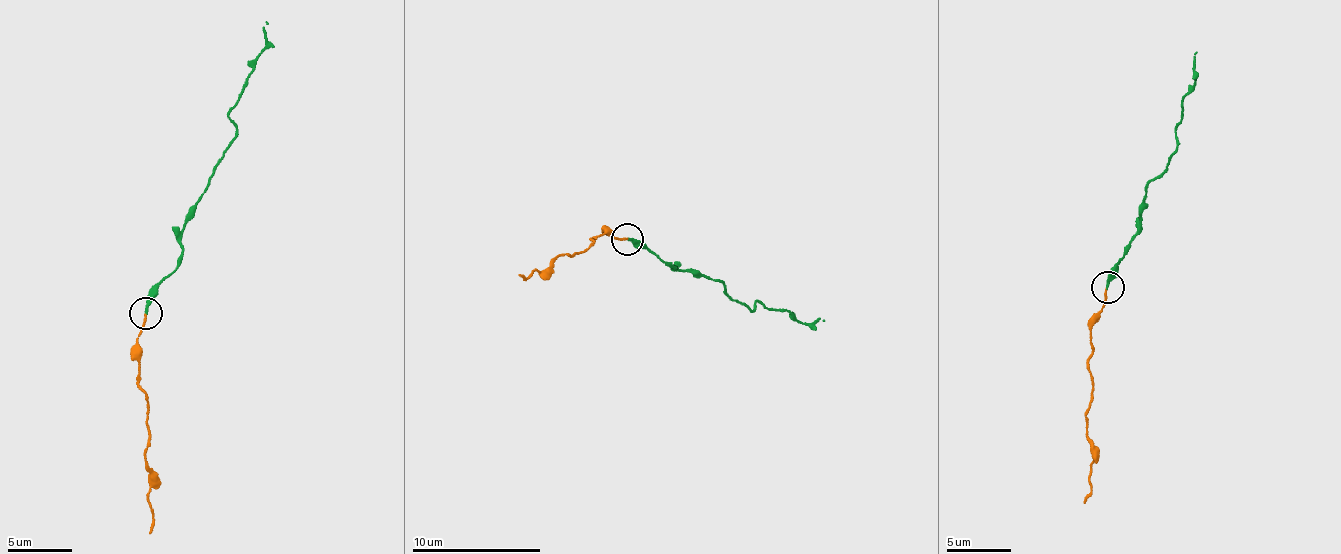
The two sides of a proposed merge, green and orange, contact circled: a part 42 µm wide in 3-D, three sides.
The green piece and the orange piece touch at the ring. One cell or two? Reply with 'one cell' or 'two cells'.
one cell

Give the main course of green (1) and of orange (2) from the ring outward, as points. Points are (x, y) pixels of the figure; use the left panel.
1: (144, 313), (151, 286), (174, 269), (182, 252), (189, 208), (235, 134), (228, 112), (264, 51), (268, 22)
2: (144, 313), (138, 336), (138, 386), (148, 396), (146, 471), (152, 485), (149, 534)

